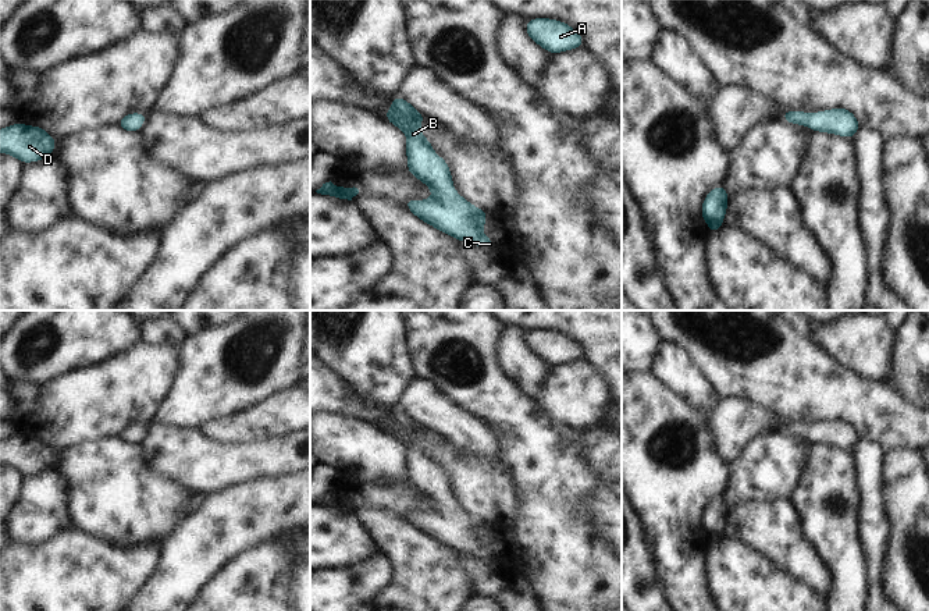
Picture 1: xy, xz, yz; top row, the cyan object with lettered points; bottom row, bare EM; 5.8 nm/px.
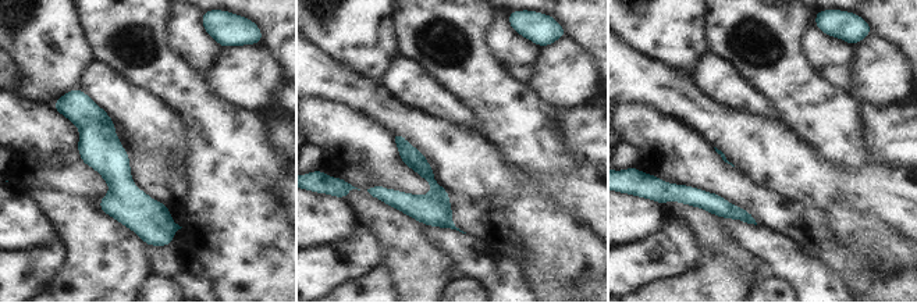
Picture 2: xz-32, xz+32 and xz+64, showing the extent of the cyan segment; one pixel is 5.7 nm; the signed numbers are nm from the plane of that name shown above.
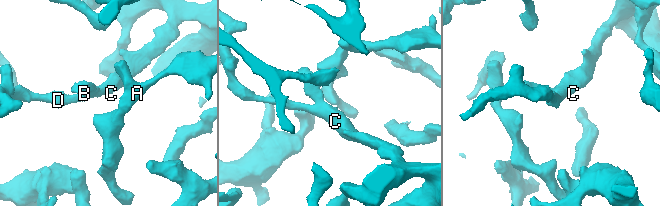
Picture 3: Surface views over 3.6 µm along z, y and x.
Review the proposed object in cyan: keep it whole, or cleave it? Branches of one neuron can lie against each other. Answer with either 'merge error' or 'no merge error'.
no merge error

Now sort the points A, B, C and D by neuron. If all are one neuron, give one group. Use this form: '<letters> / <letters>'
A B C D

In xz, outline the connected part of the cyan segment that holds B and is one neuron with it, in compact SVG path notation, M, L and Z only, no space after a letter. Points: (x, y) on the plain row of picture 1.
M396 406L384 430L406 445L407 484L434 505L426 512L406 511L405 519L419 532L458 553L494 561L494 550L483 547L488 523L473 518L456 504L446 472L434 463L430 452L420 444L419 438L427 429Z

